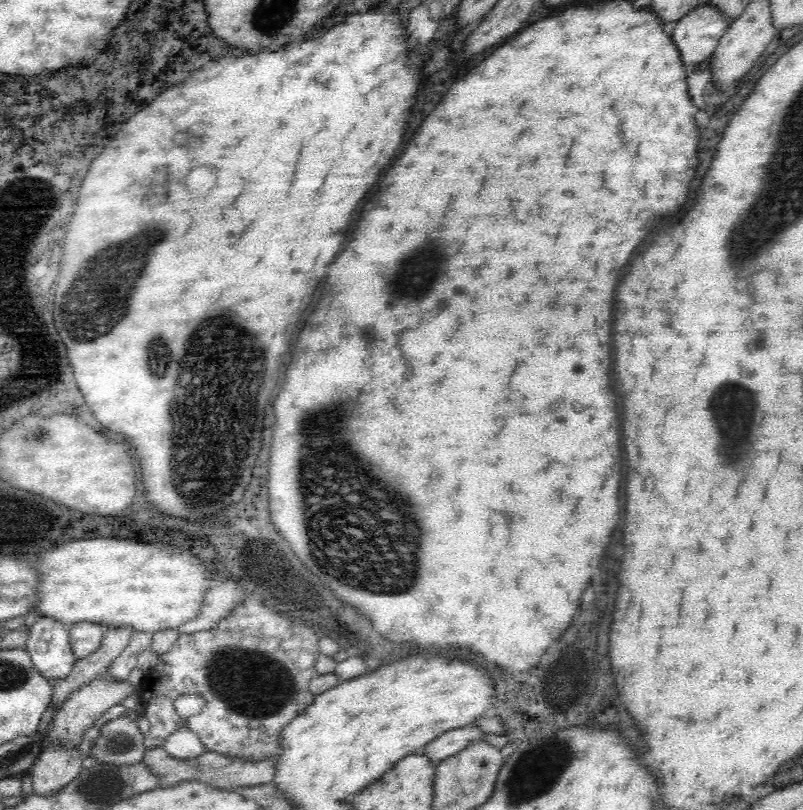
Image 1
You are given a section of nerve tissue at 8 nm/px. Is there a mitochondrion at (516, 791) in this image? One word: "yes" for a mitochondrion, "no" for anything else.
yes

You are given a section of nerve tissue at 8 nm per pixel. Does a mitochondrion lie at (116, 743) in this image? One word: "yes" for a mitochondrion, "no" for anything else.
yes

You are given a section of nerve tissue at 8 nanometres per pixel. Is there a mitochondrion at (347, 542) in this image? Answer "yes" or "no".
yes

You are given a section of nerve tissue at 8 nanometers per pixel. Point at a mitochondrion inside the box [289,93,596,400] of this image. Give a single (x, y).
(420, 270)

